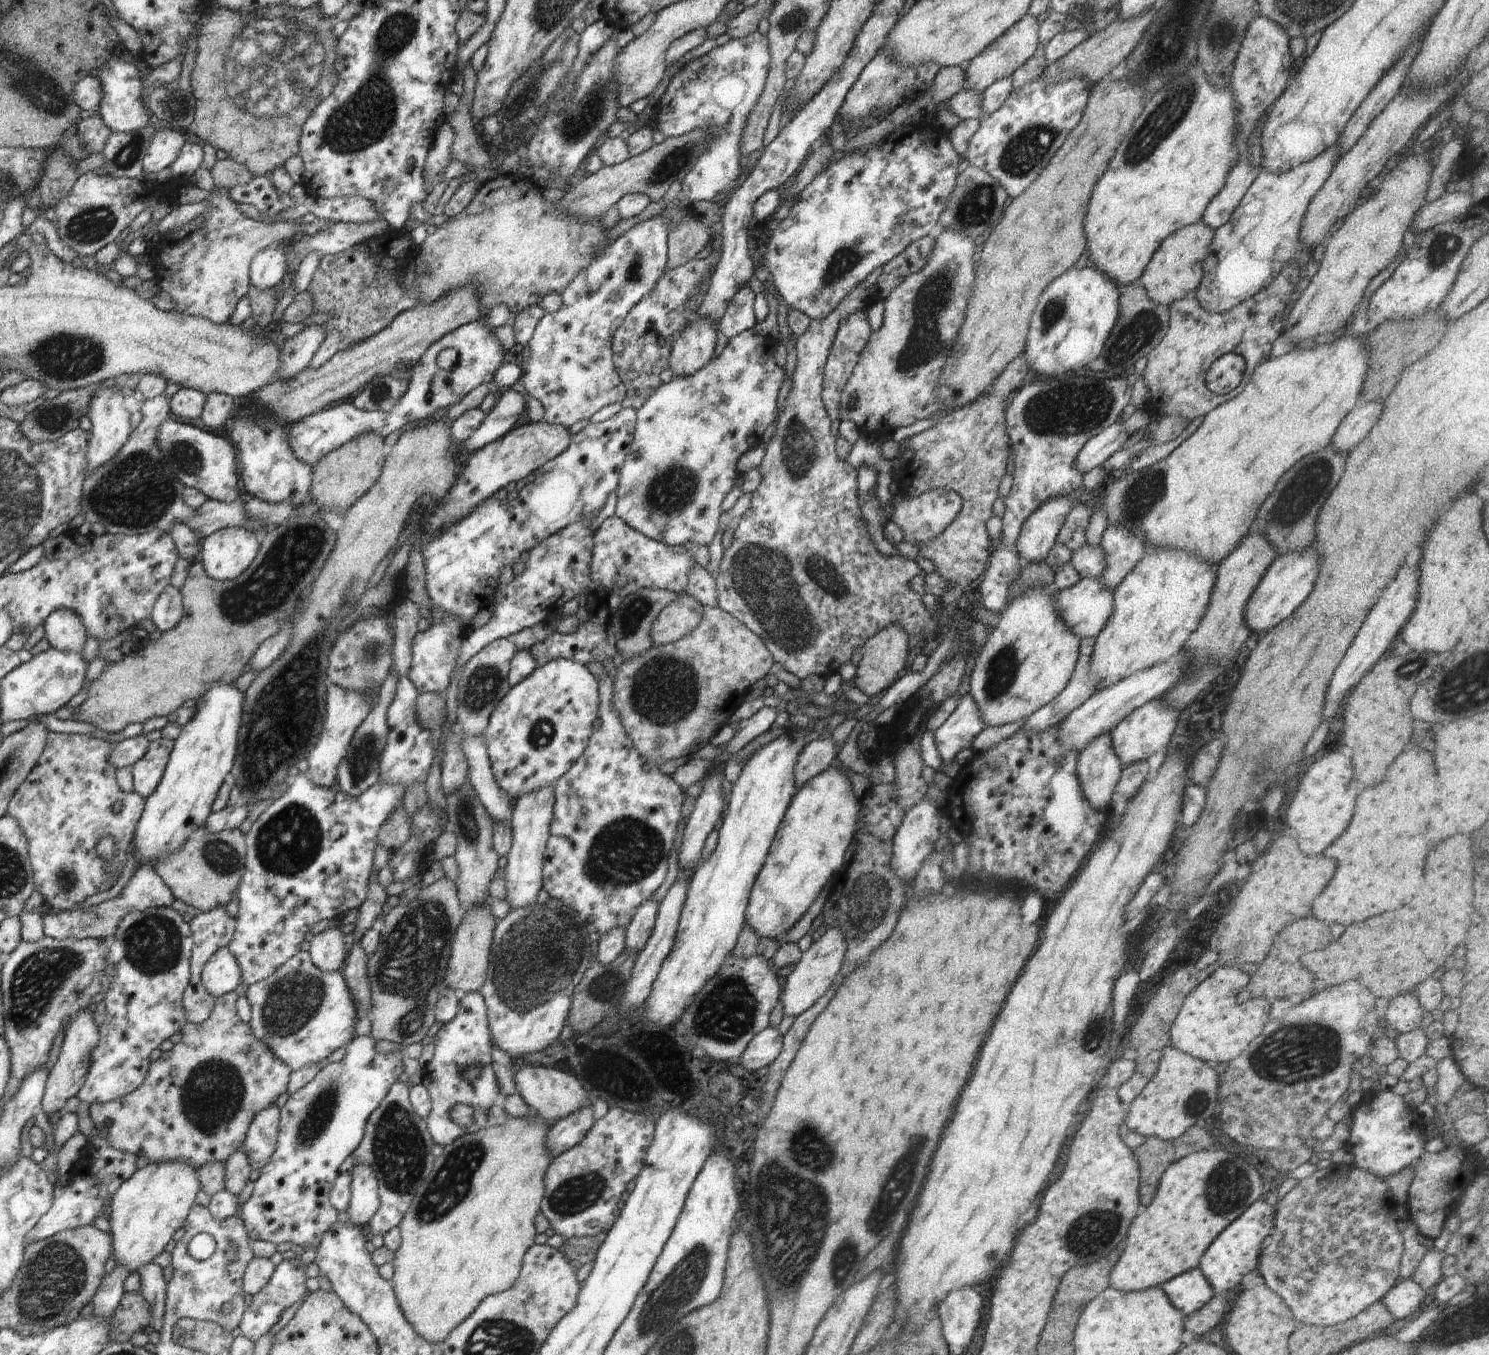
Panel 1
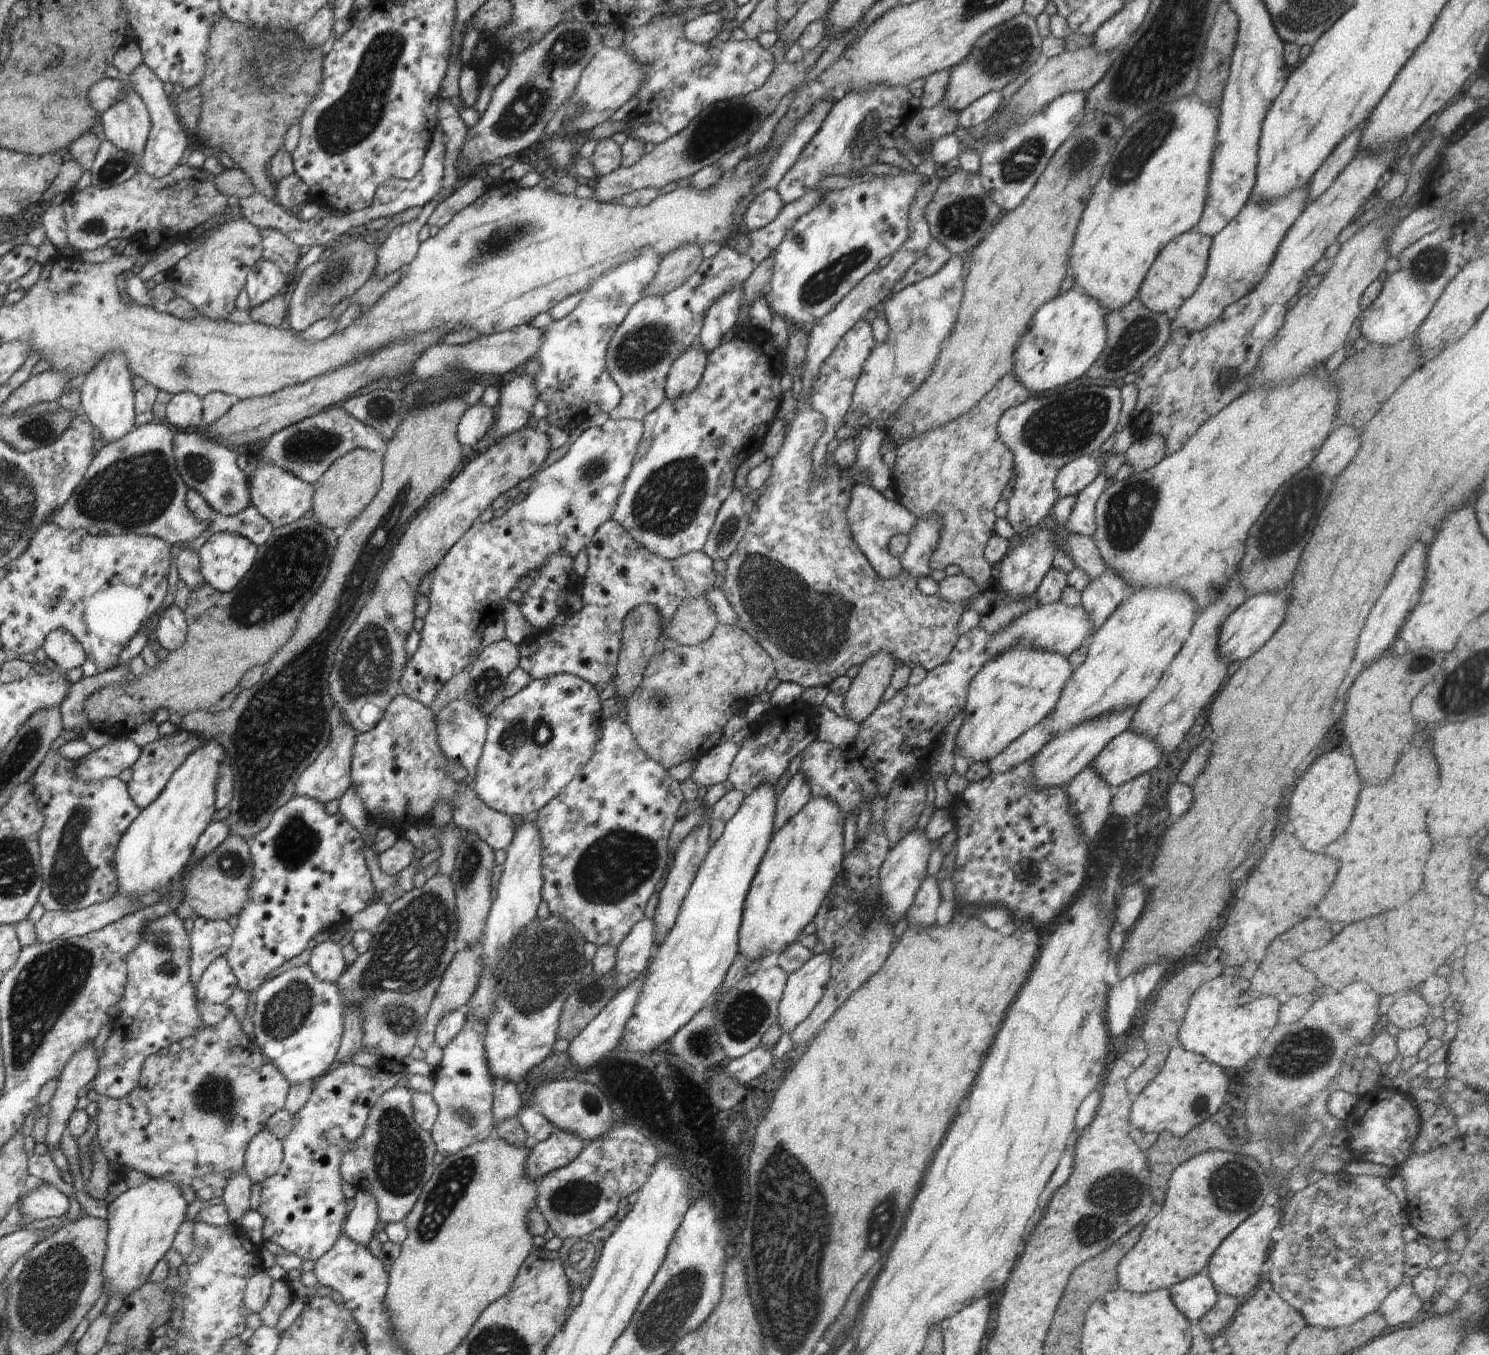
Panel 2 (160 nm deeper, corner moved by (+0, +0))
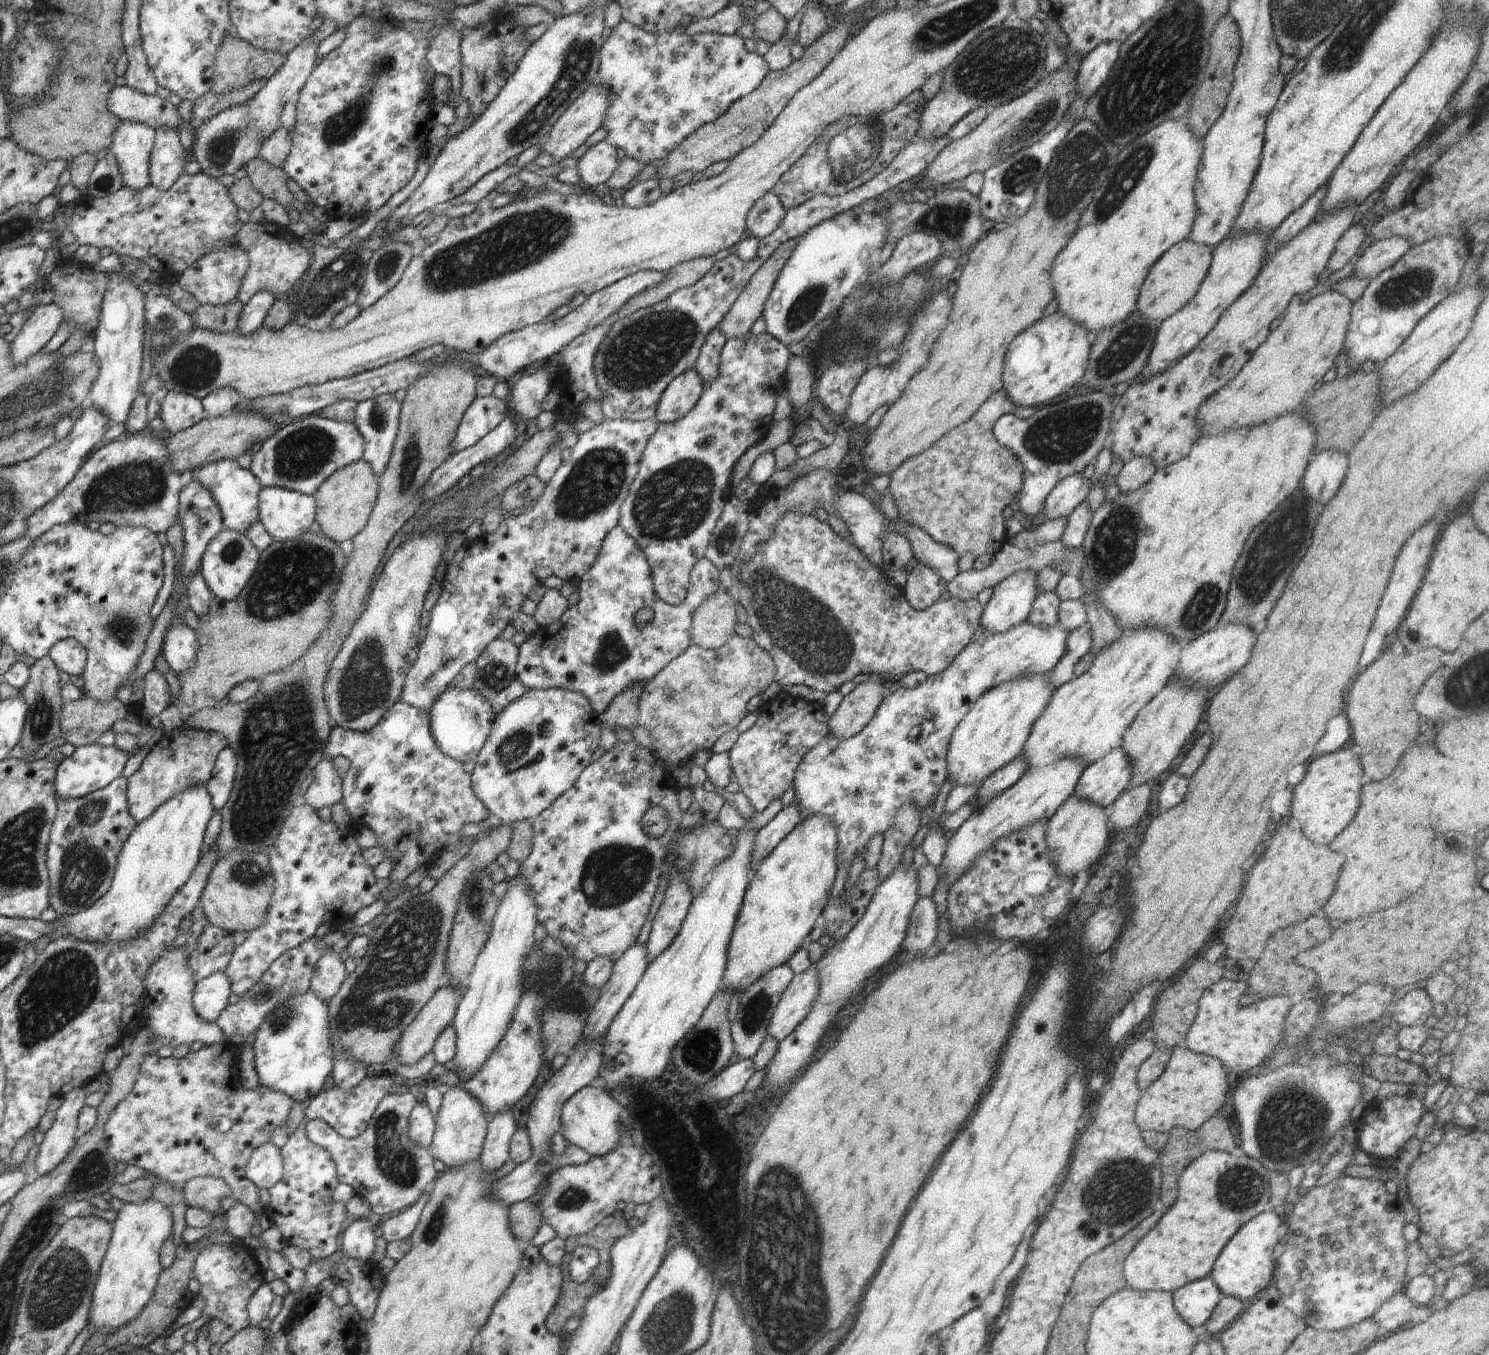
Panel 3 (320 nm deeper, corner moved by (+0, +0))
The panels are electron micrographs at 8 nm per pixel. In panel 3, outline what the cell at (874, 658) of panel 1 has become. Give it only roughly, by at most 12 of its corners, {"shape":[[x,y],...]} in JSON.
{"shape":[[880,674],[856,684],[829,718],[829,734],[862,732],[883,700]]}

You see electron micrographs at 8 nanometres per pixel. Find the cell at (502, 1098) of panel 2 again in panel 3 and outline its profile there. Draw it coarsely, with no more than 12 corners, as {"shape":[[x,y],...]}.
{"shape":[[511,1110],[489,1121],[480,1158],[495,1172],[509,1159],[517,1130]]}

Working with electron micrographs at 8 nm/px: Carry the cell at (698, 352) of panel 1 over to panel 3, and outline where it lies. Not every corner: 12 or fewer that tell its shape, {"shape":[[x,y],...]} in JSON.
{"shape":[[695,368],[662,392],[656,422],[677,422],[696,406],[704,380]]}

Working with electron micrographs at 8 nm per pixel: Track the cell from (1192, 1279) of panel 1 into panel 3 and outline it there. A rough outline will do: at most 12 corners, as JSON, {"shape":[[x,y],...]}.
{"shape":[[1208,1276],[1175,1290],[1191,1327],[1212,1316],[1223,1292]]}

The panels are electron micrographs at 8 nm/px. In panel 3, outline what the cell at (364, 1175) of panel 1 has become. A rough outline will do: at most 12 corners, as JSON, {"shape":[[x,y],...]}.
{"shape":[[356,1217],[341,1236],[346,1256],[372,1261],[375,1221]]}

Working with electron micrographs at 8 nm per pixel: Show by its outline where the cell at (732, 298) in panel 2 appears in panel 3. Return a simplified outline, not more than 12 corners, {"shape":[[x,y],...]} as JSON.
{"shape":[[720,326],[708,336],[695,370],[704,383],[718,376],[720,352],[727,342]]}

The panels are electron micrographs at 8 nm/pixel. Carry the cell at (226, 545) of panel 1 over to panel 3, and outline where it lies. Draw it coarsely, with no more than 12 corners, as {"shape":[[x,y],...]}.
{"shape":[[244,533],[210,540],[200,573],[220,600],[235,600],[259,551]]}

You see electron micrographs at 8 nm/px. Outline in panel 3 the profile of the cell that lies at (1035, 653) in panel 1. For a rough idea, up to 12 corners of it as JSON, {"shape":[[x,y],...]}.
{"shape":[[1049,673],[982,692],[952,734],[947,780],[980,784],[1020,756]]}

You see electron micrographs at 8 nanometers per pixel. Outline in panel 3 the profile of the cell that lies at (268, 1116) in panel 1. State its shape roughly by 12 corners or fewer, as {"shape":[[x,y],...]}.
{"shape":[[272,1141],[258,1146],[246,1177],[258,1189],[282,1180],[281,1149]]}

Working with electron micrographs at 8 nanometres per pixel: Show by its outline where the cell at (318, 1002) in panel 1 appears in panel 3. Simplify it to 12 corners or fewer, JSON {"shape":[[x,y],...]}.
{"shape":[[314,990],[266,1016],[259,1083],[307,1104],[333,1070],[330,1008]]}

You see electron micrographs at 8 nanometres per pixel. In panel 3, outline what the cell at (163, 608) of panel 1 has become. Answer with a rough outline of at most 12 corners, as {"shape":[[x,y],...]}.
{"shape":[[174,624],[161,653],[176,676],[194,668],[195,631]]}

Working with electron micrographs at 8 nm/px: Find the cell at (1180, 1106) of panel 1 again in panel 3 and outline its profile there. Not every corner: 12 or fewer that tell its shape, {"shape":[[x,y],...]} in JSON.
{"shape":[[1176,1047],[1138,1101],[1141,1131],[1200,1128],[1224,1104],[1228,1070]]}

